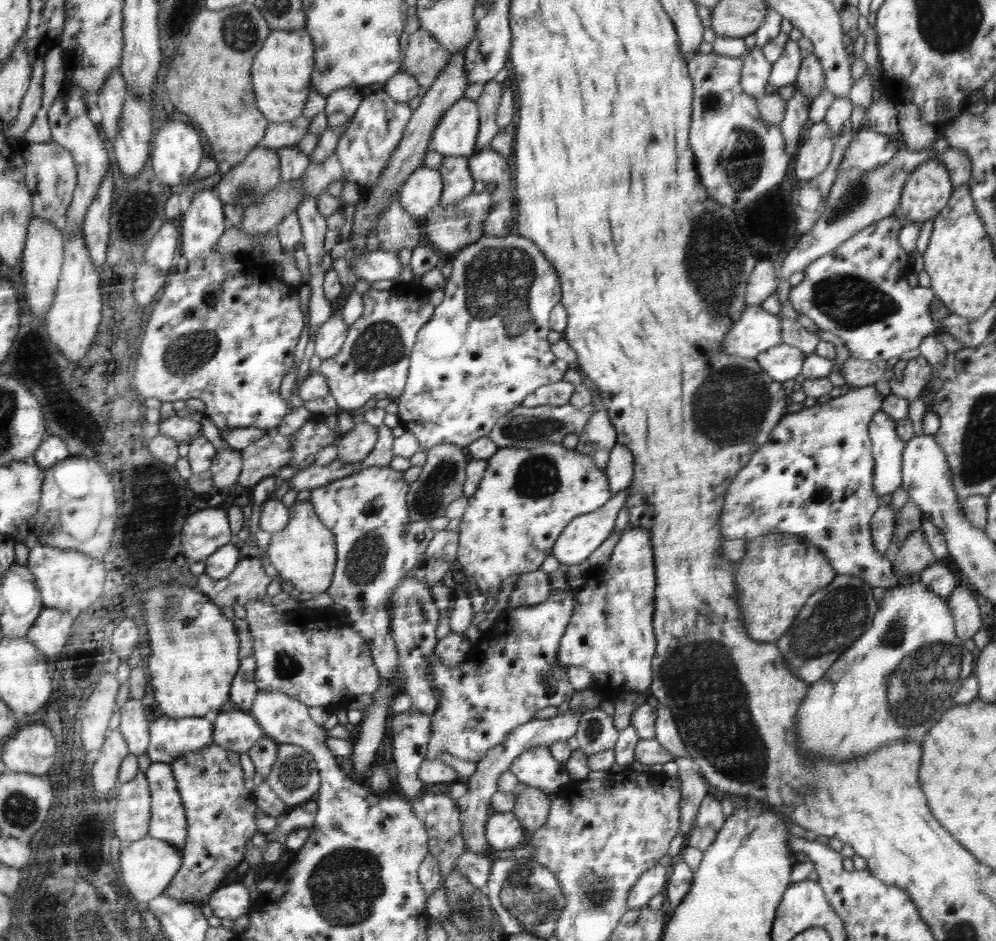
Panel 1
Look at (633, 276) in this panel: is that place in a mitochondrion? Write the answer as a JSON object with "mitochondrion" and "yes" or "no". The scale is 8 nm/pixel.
{"mitochondrion":"no"}

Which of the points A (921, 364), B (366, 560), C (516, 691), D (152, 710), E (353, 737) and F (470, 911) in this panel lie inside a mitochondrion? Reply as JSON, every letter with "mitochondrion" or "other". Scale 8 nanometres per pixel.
{"A":"other","B":"mitochondrion","C":"mitochondrion","D":"other","E":"other","F":"mitochondrion"}

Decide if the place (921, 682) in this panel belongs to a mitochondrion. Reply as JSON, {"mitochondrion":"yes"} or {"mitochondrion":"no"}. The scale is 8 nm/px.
{"mitochondrion":"yes"}

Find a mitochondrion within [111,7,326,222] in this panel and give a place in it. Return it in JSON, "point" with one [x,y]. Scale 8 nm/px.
{"point":[240,32]}

